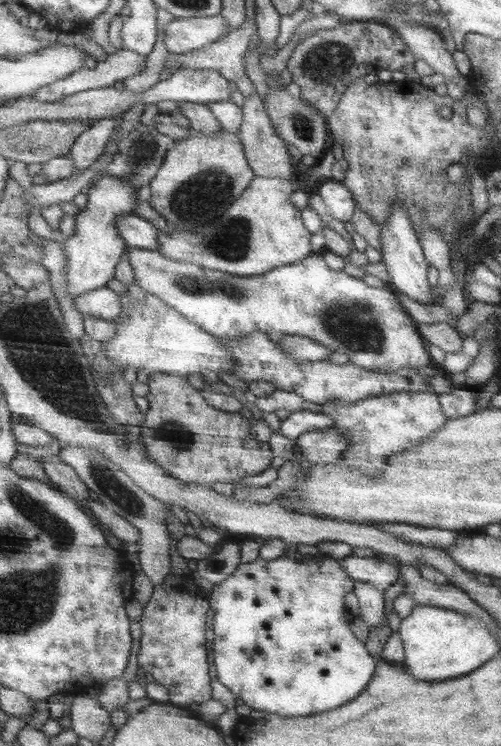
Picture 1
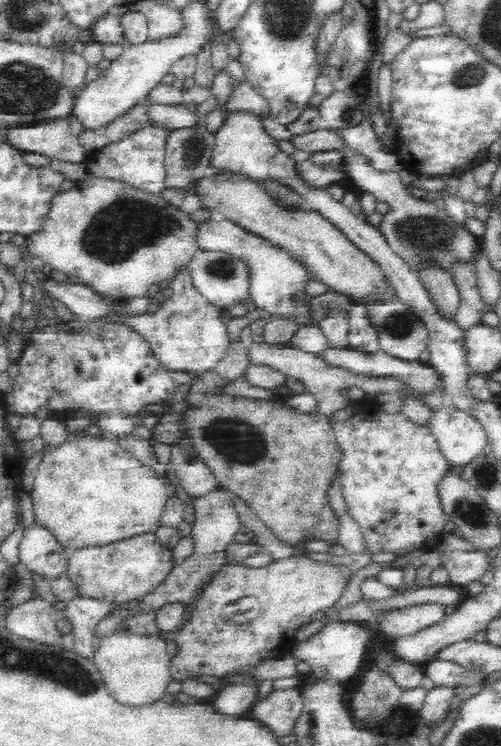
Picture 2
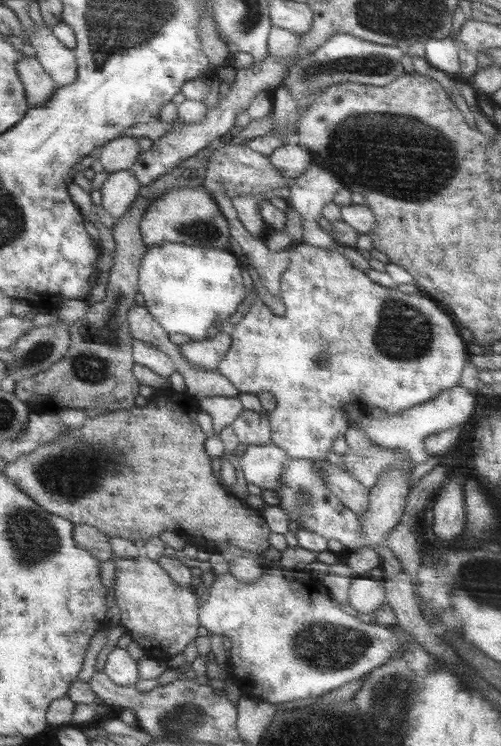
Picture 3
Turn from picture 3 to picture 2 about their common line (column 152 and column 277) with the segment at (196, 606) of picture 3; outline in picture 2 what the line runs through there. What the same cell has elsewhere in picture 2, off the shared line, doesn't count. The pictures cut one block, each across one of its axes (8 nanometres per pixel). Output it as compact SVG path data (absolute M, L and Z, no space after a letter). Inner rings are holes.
M305 554L271 559L258 568L228 562L216 572L195 603L193 615L174 634L173 640L179 651L171 660L172 678L179 682L194 674L221 678L236 673L240 666L287 654L296 631L311 621L312 614L336 604L348 586L351 574L348 566L313 560ZM246 596L258 599L260 613L248 622L235 623L230 616L238 618L238 614L226 610L226 605L238 604L238 600Z

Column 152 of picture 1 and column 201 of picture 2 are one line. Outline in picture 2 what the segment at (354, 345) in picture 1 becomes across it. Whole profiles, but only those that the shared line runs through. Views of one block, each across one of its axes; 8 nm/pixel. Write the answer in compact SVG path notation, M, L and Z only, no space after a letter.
M196 250L189 261L189 270L196 289L207 299L208 303L214 304L221 309L233 303L249 299L248 293L252 282L250 261L244 257L236 257L226 251Z

